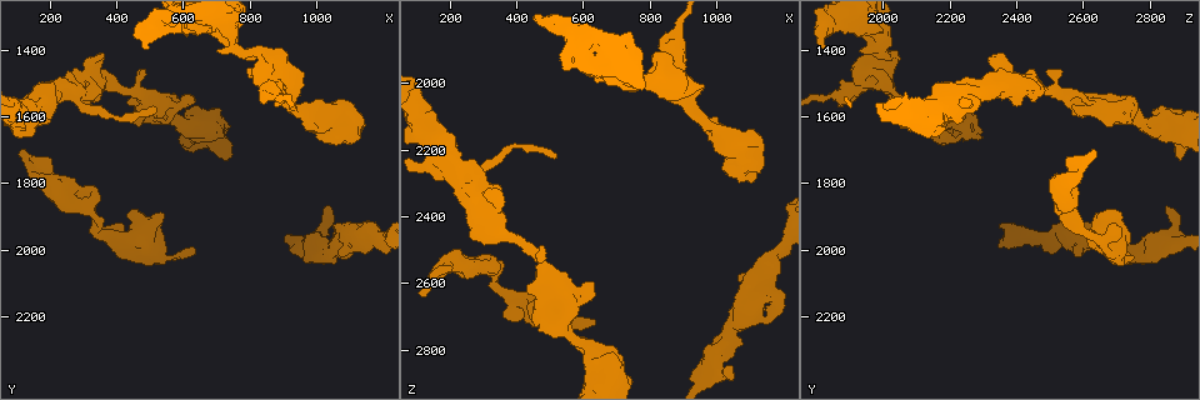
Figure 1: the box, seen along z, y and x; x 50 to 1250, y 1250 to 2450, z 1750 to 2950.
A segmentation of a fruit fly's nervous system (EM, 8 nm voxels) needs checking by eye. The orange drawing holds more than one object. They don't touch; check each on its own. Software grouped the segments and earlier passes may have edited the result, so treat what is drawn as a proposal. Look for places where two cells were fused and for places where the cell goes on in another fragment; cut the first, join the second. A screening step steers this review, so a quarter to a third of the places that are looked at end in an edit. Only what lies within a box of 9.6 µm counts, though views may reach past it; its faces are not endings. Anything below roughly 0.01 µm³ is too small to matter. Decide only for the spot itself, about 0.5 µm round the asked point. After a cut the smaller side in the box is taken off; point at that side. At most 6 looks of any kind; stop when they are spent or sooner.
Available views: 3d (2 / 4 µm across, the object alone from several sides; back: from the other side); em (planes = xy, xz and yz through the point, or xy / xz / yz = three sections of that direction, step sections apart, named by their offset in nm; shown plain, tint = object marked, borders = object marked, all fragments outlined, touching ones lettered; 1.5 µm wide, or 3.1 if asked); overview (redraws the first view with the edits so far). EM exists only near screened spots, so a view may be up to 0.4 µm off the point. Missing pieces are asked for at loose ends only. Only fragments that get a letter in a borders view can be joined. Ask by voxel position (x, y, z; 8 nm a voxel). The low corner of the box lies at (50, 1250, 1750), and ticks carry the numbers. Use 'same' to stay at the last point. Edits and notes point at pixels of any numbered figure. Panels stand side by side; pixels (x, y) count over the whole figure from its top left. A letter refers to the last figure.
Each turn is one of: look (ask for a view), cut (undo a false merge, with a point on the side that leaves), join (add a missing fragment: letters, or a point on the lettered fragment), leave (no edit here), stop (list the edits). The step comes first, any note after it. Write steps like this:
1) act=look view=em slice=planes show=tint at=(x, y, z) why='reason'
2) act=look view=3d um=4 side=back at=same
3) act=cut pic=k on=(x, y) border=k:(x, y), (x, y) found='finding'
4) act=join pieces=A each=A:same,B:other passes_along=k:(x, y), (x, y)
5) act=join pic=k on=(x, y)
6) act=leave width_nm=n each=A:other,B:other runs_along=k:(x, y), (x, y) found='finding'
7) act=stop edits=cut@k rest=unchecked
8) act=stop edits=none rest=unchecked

act=look view=em slice=planes show=plain at=(350, 1820, 2540) why='branch stops here'

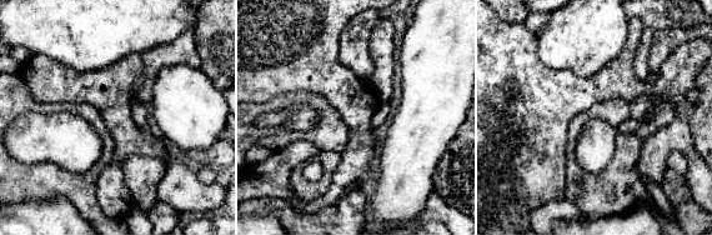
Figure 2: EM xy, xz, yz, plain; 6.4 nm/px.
act=look view=em slice=planes show=borders at=same

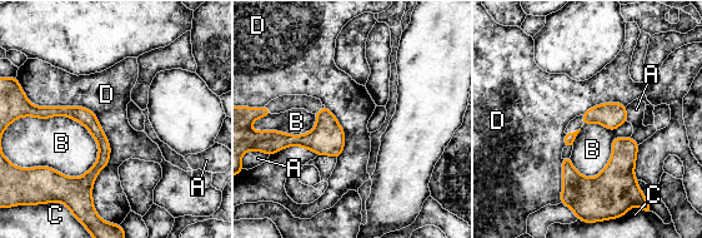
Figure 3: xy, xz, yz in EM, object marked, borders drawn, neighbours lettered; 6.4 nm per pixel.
act=leave each=A:other,B:other,C:other,D:other border=3:(28, 100), (96, 117), (94, 206) found='no lettered fragment goes on from it'

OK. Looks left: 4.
act=look view=3d um=2 at=(1020, 1880, 2850) why='branch stops here'

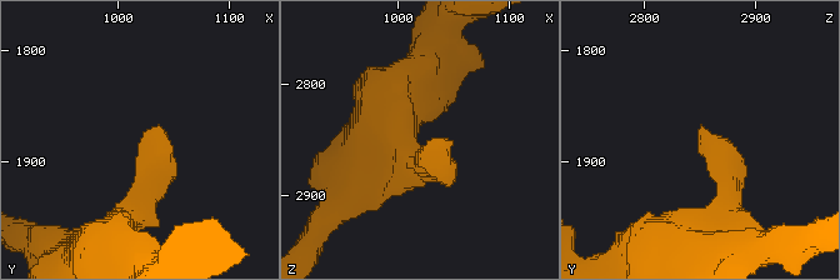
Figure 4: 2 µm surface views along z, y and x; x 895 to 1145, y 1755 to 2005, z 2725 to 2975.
act=look view=em slice=xy step=8 show=tint at=(1024, 1870, 2856)

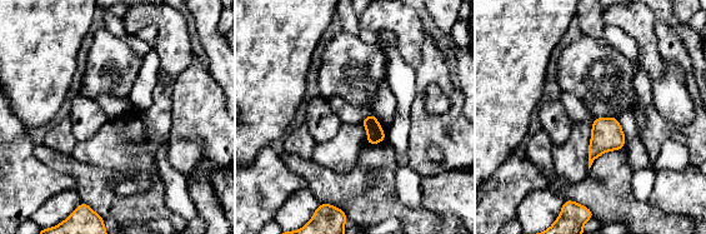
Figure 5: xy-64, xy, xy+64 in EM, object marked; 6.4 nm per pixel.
act=look view=em slice=xy step=8 show=borders at=same why='what lies round it'

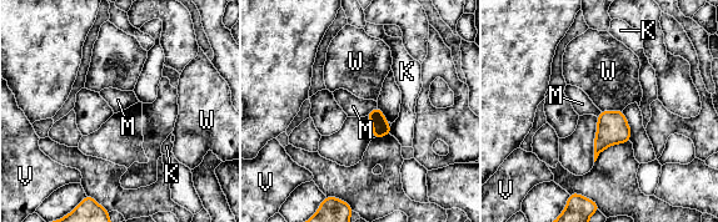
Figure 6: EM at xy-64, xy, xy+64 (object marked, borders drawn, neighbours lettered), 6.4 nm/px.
act=leave each=K:other,M:other,V:other,W:other border=6:(622, 110), (604, 110), (602, 112) found='none of them fits'

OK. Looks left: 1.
act=stop edits=none rest=unchecked

